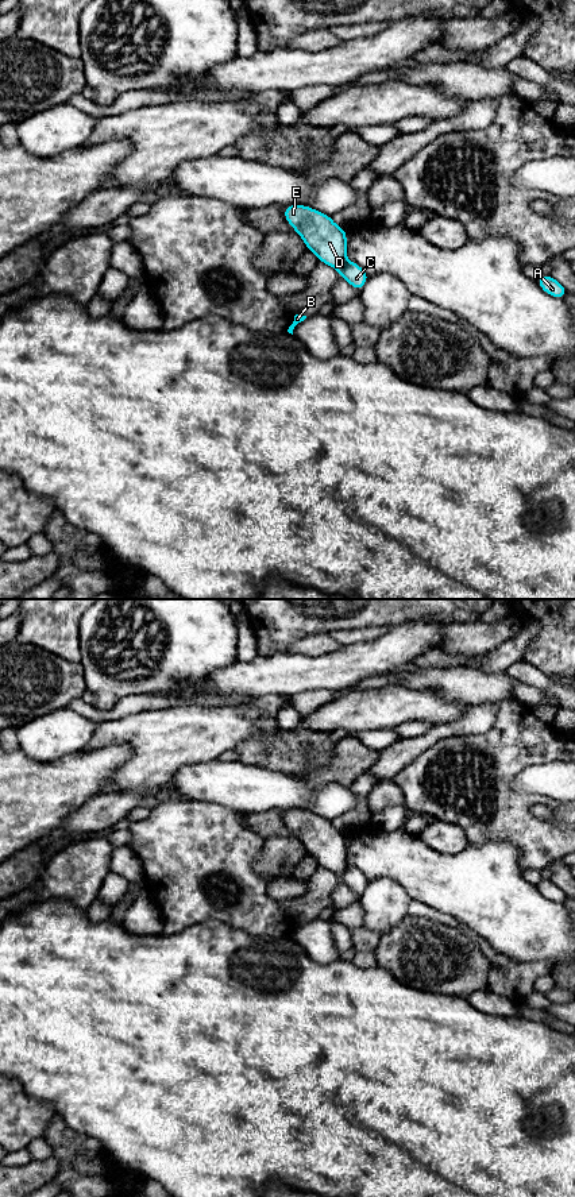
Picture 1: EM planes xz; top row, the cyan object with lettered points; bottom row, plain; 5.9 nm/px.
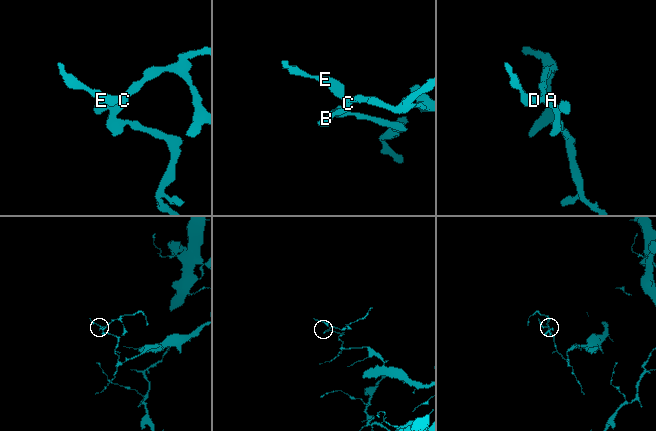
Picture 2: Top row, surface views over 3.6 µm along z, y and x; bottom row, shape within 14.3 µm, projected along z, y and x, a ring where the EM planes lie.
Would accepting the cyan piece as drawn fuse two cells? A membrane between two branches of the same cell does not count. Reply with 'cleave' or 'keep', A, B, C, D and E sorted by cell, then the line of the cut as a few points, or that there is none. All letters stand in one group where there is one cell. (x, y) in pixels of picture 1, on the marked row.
cleave | A D E / B C | xz (347, 261), (340, 273)

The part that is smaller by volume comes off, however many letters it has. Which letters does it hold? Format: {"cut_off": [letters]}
{"cut_off": ["A", "D", "E"]}

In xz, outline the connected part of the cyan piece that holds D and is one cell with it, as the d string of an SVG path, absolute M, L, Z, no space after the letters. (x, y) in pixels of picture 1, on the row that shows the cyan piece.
M285 205L285 220L294 228L317 259L339 273L347 266L346 229L306 205Z

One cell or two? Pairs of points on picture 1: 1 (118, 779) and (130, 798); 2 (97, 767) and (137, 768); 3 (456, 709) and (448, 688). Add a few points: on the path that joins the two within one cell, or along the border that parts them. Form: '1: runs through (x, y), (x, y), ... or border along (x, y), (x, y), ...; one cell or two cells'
1: border along (155, 787), (134, 791), (108, 791), (97, 795); two cells
2: border along (130, 745), (131, 755), (97, 792); two cells
3: border along (425, 688), (437, 691), (448, 701), (470, 705); two cells

